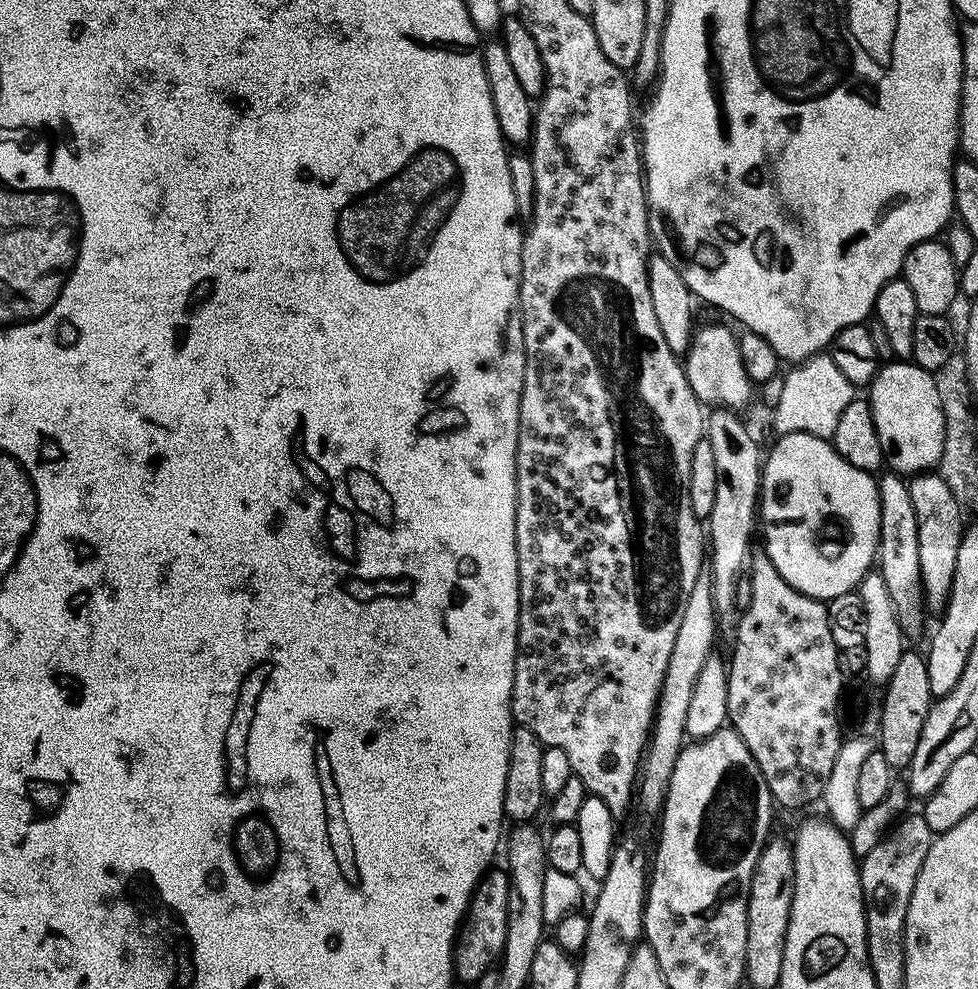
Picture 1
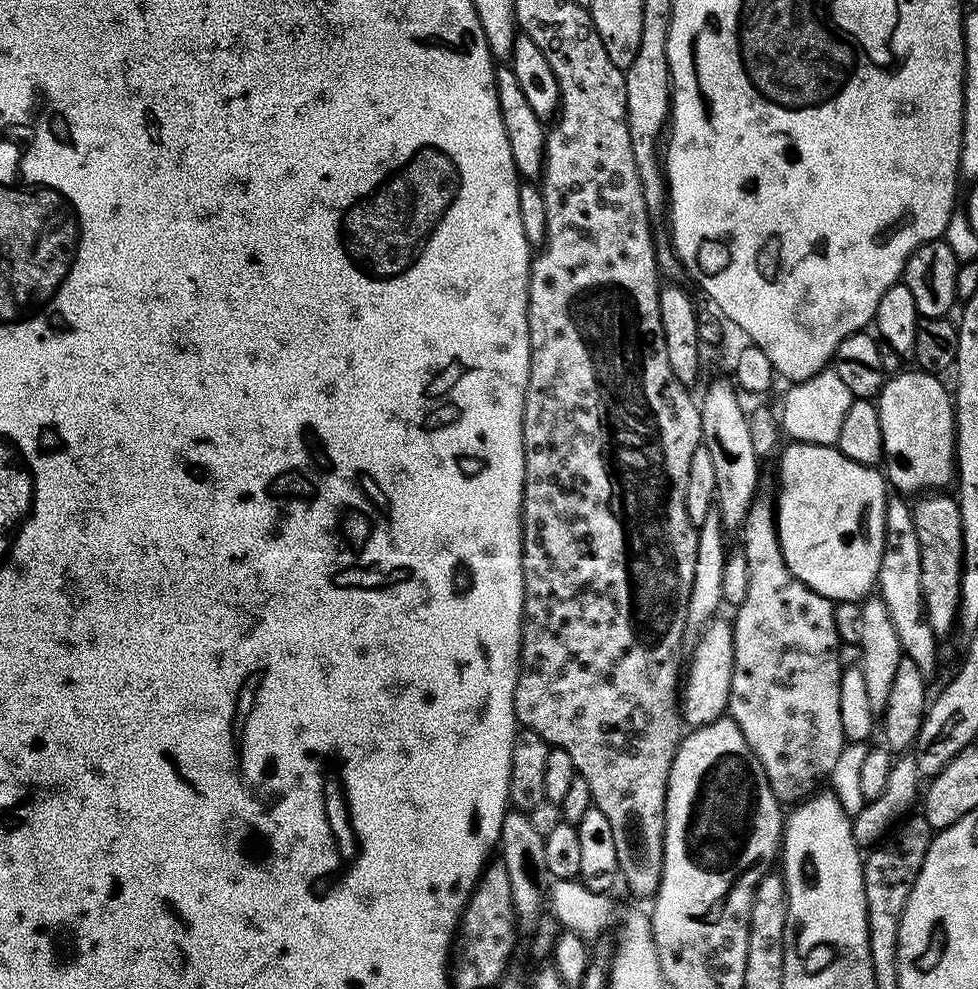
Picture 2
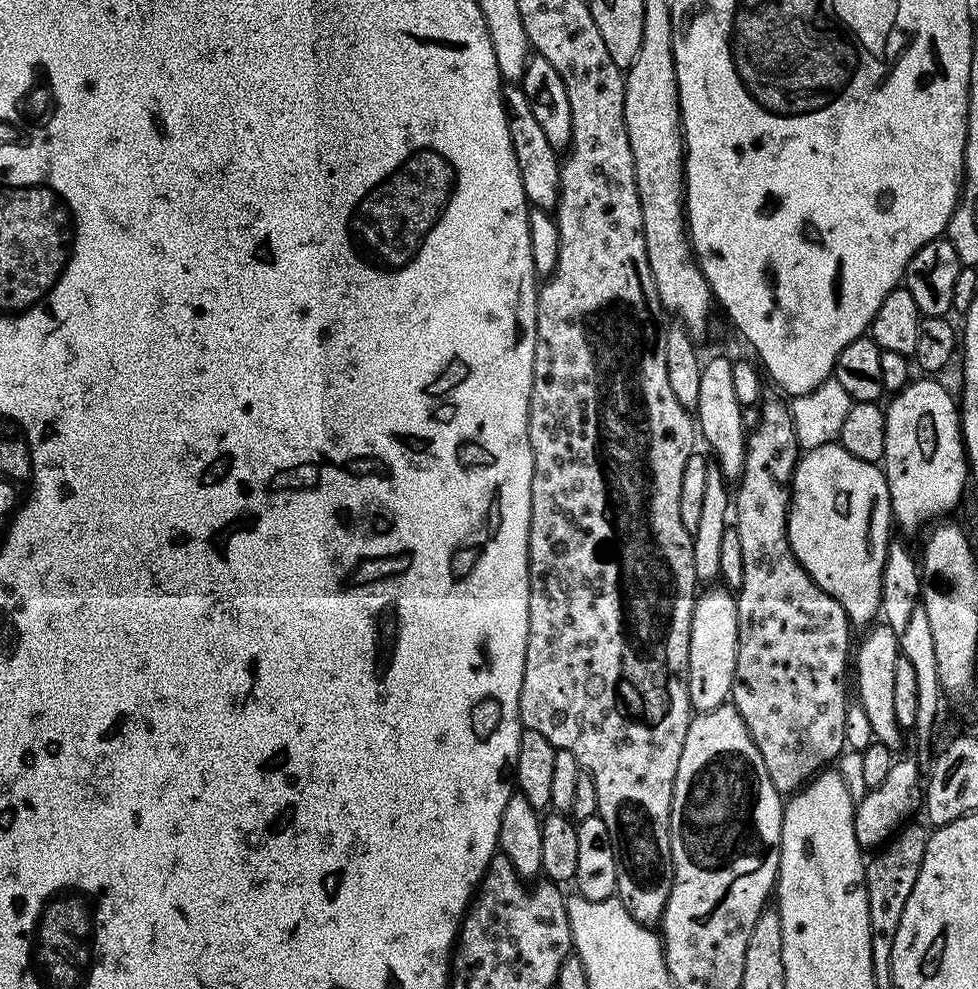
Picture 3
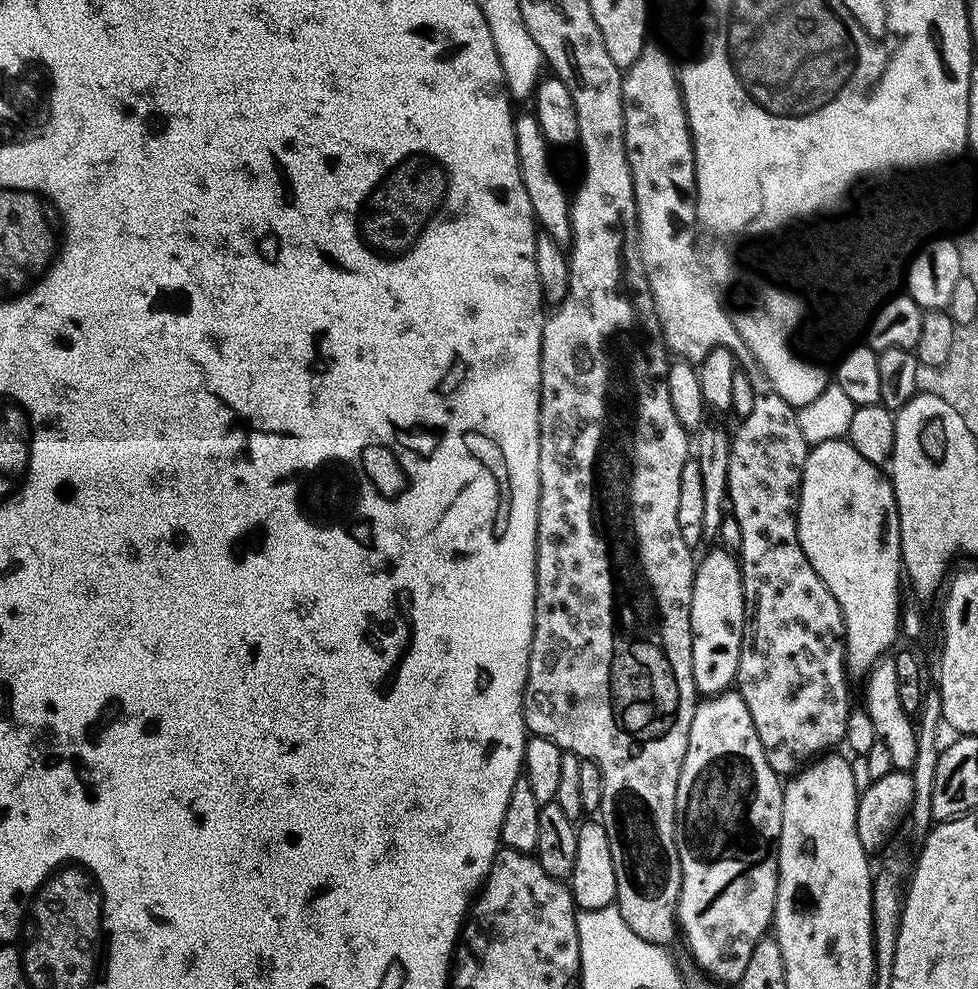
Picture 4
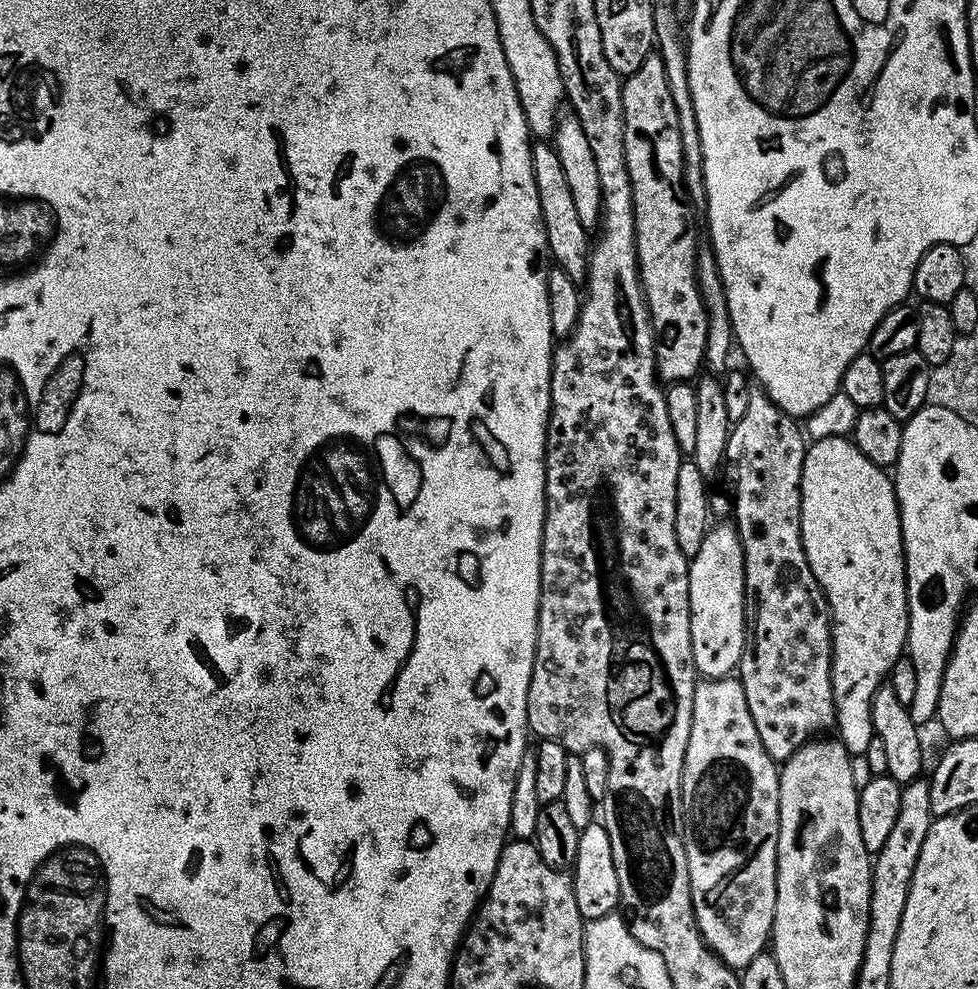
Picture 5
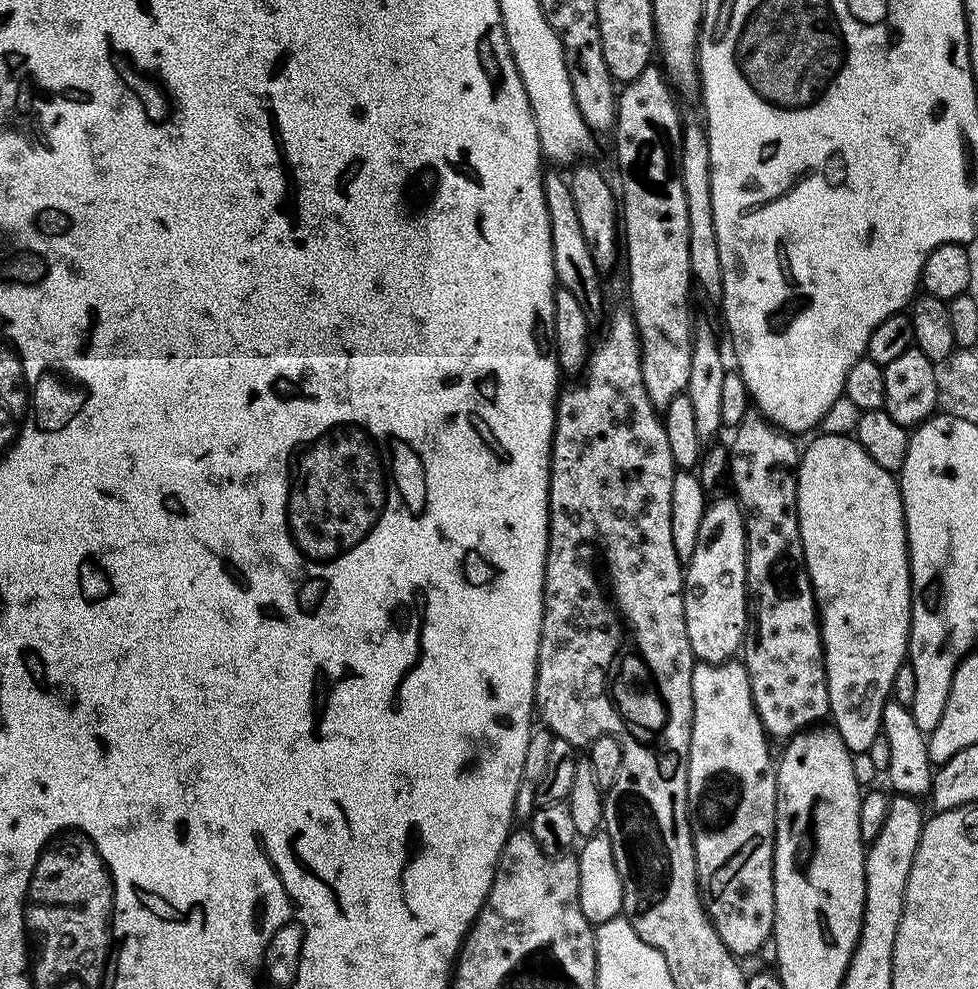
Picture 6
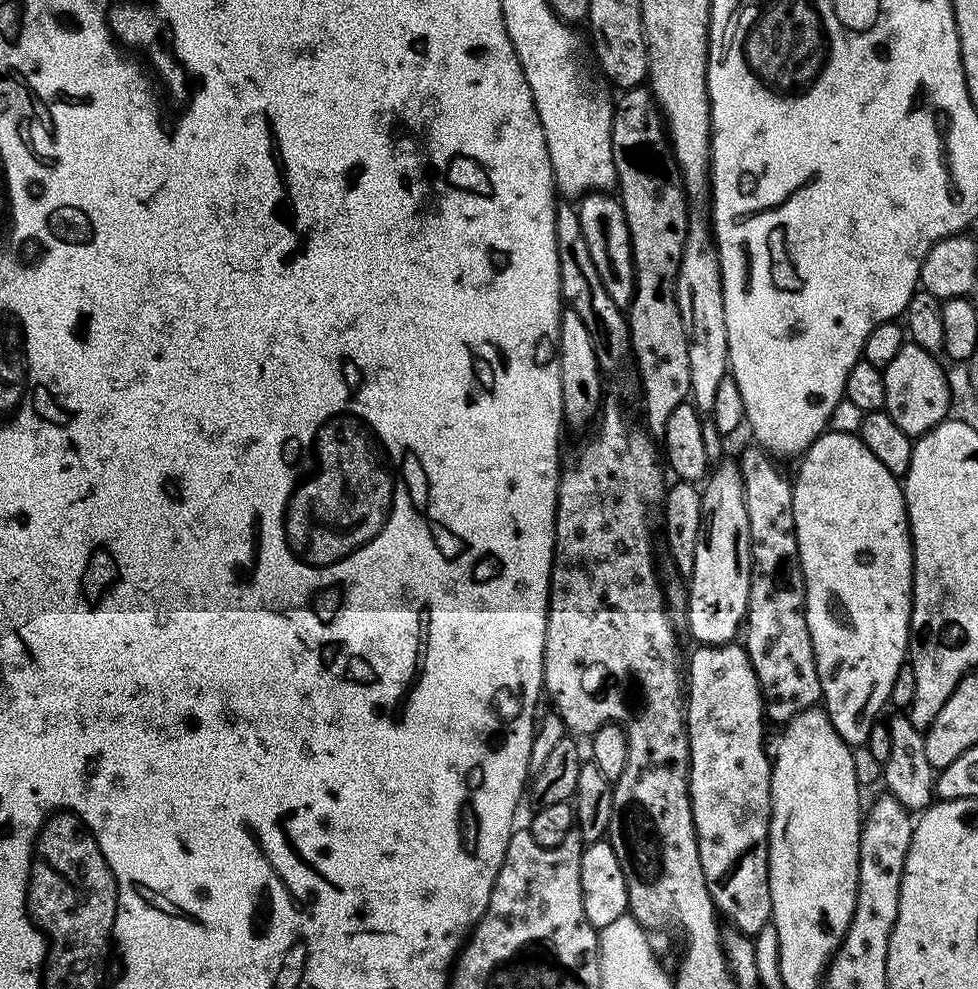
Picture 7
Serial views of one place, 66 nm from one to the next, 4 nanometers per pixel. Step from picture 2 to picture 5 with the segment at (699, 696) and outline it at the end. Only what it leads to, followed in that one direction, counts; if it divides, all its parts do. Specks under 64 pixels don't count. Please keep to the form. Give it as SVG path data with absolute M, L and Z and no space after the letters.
M716 522L709 527L698 554L688 565L690 586L690 646L697 673L705 680L721 680L739 669L744 649L744 551L740 536L728 522Z

